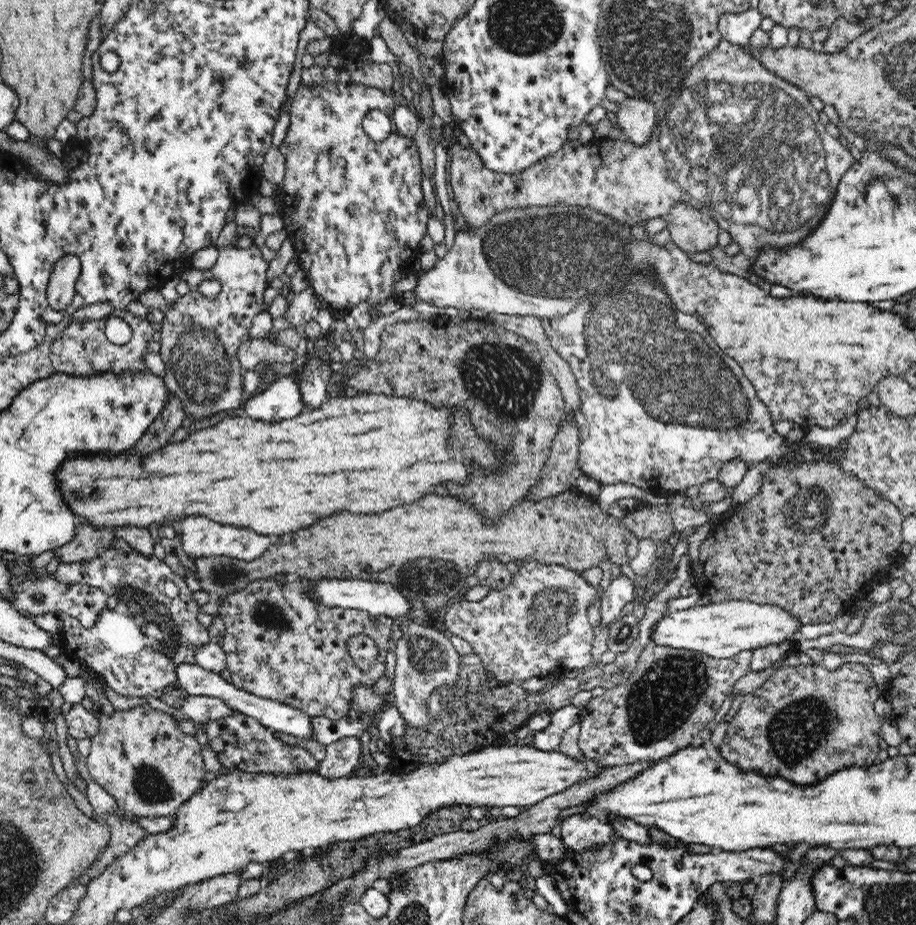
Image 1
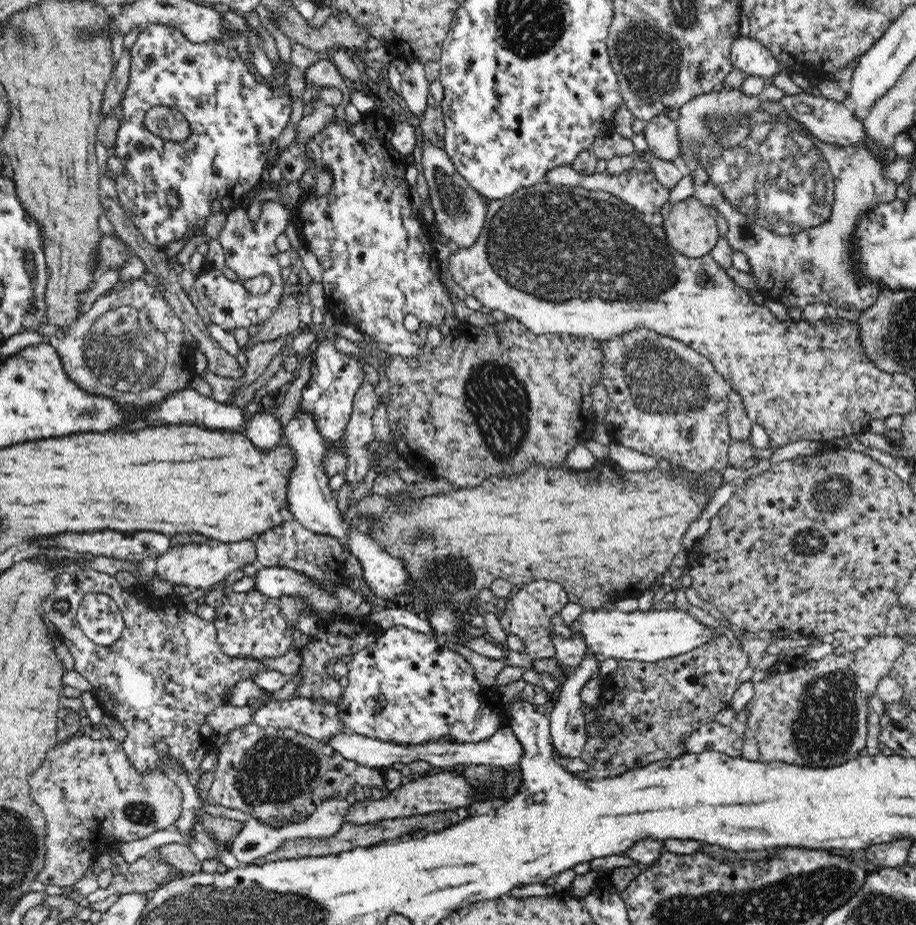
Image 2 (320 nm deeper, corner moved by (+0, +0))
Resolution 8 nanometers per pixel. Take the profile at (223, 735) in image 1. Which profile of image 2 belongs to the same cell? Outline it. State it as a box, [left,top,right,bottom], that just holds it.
[209,723,386,824]

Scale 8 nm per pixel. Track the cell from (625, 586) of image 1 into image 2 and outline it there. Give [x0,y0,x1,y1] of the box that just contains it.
[550,654,599,759]

